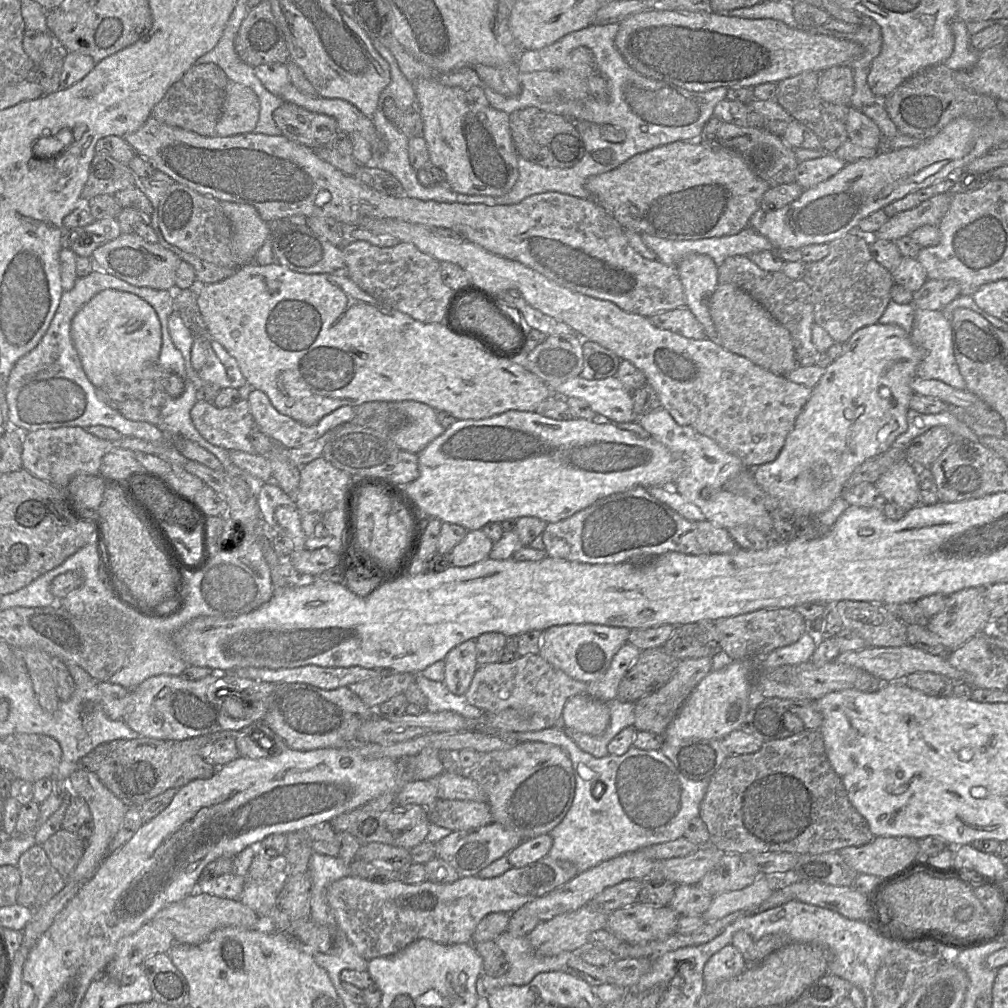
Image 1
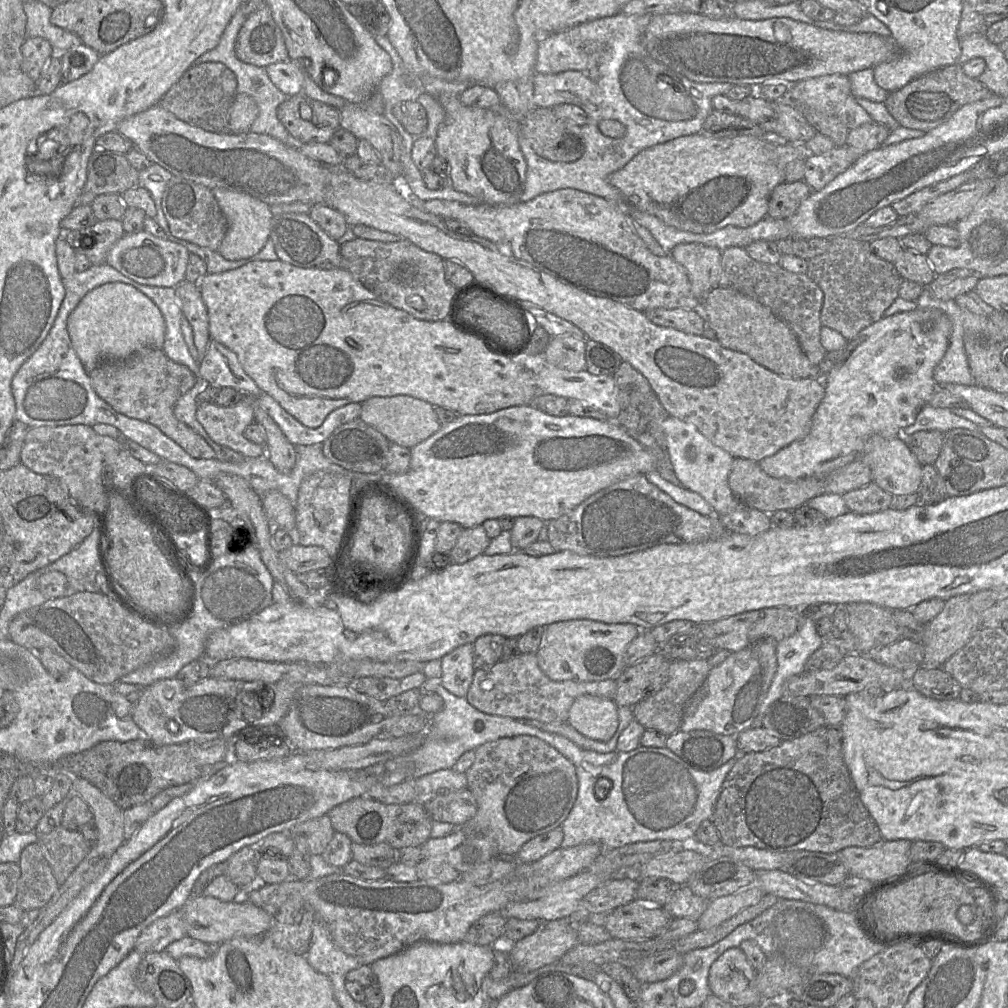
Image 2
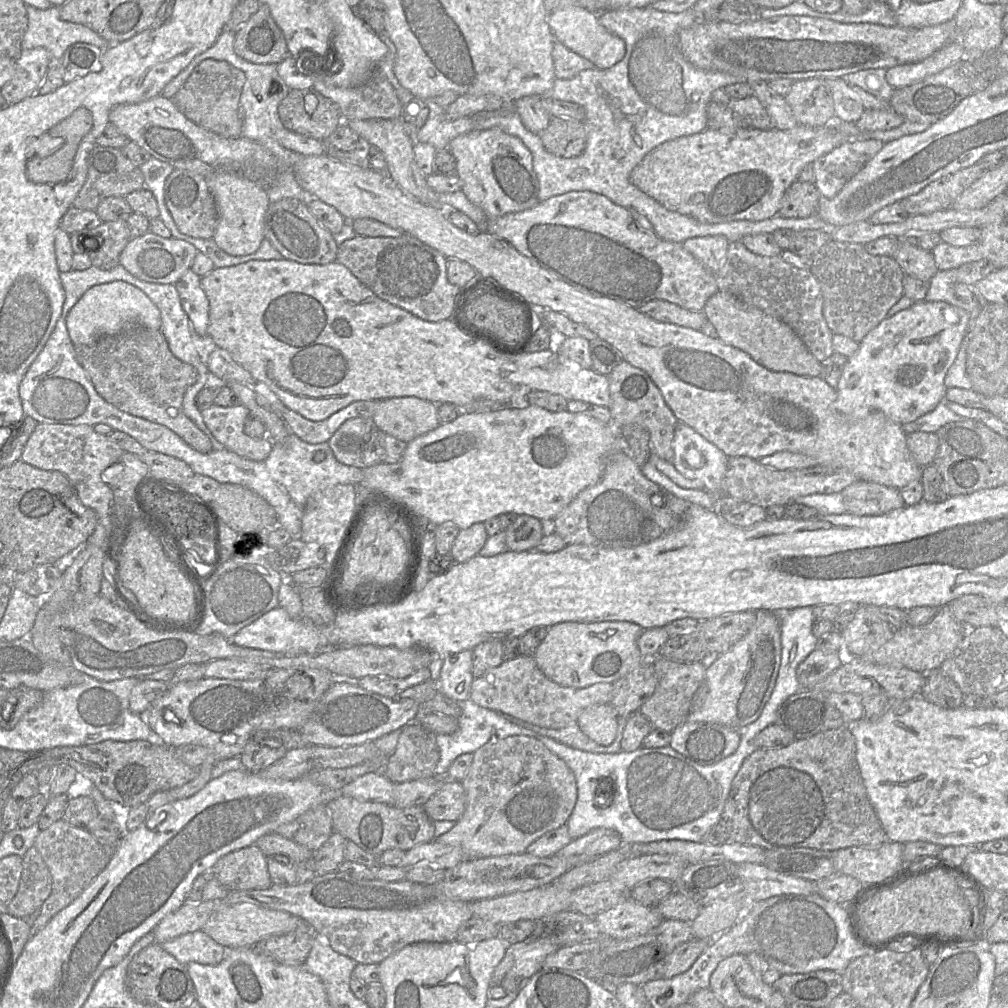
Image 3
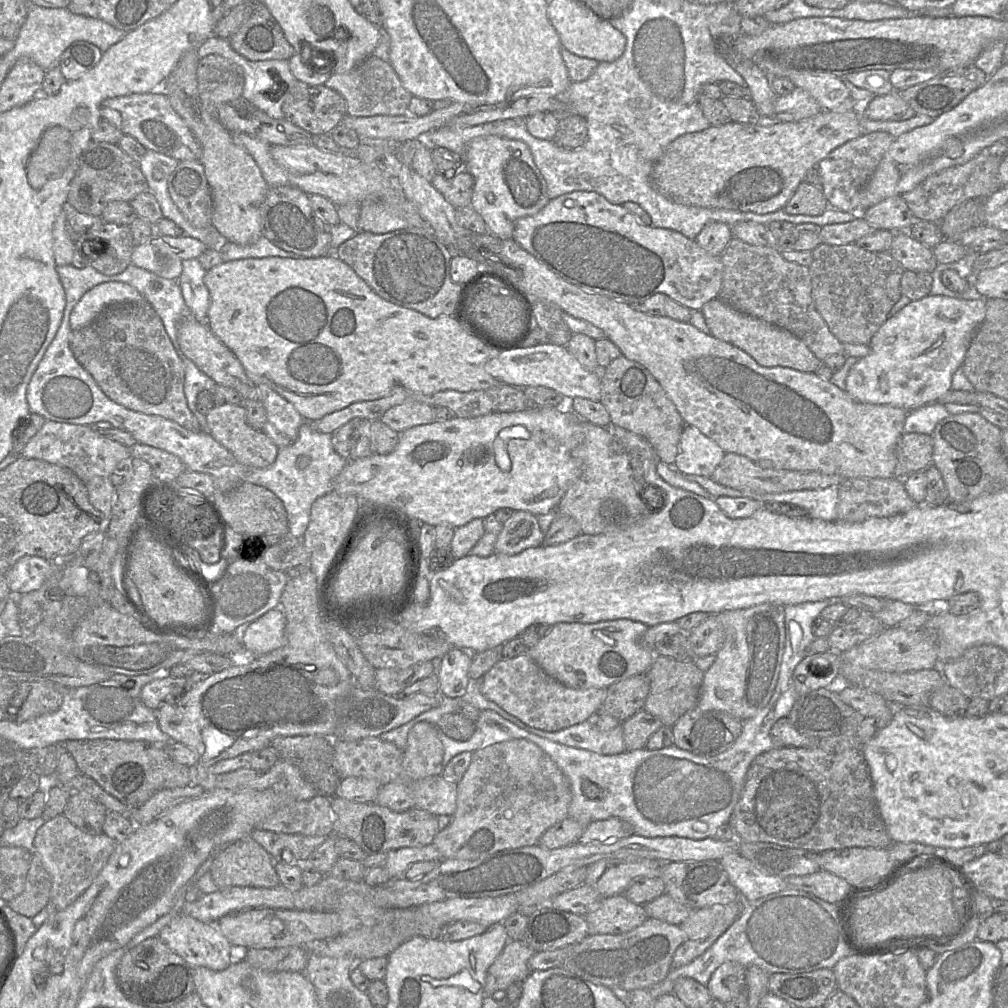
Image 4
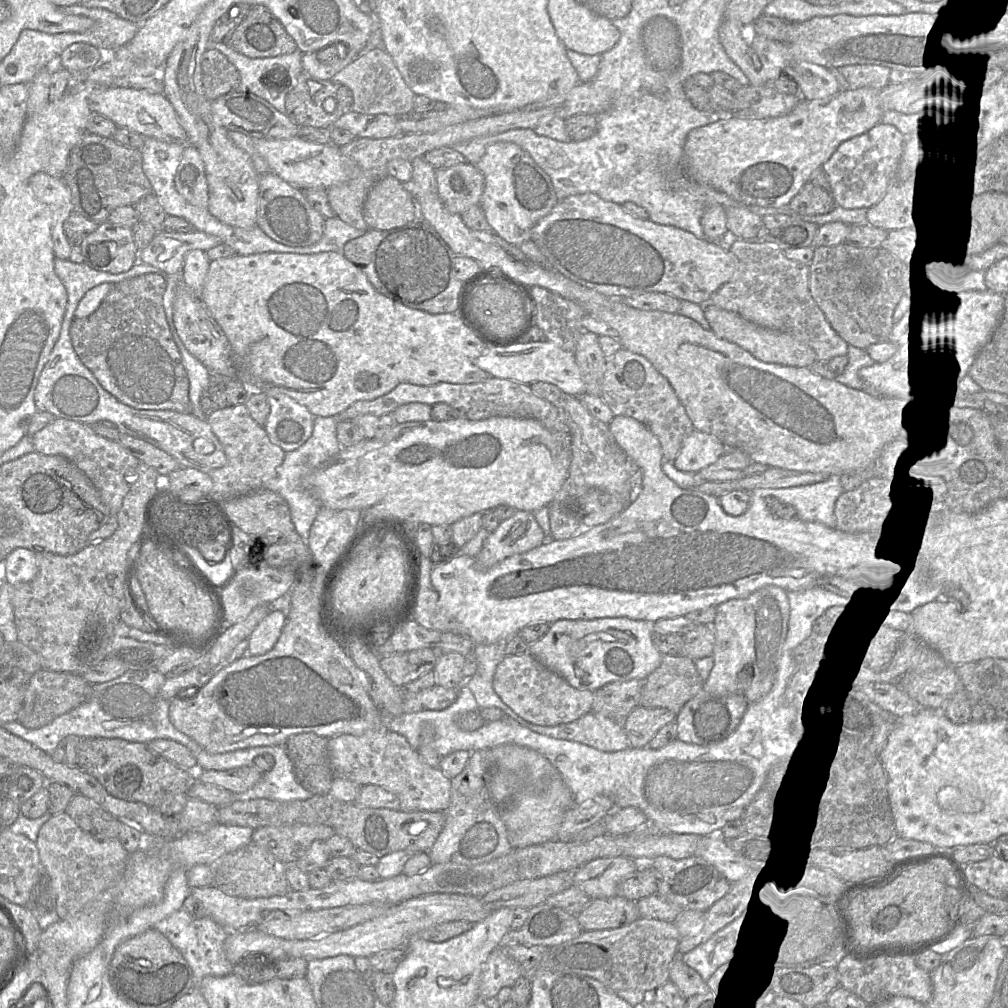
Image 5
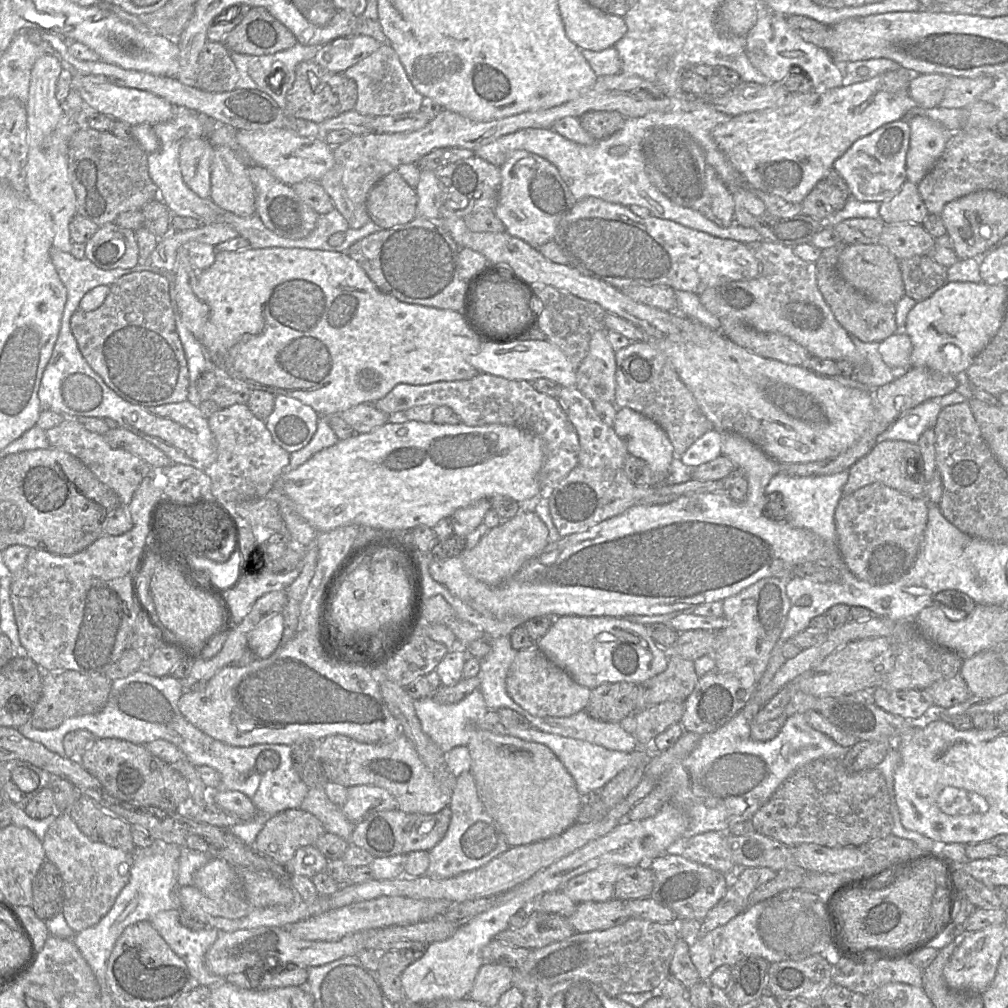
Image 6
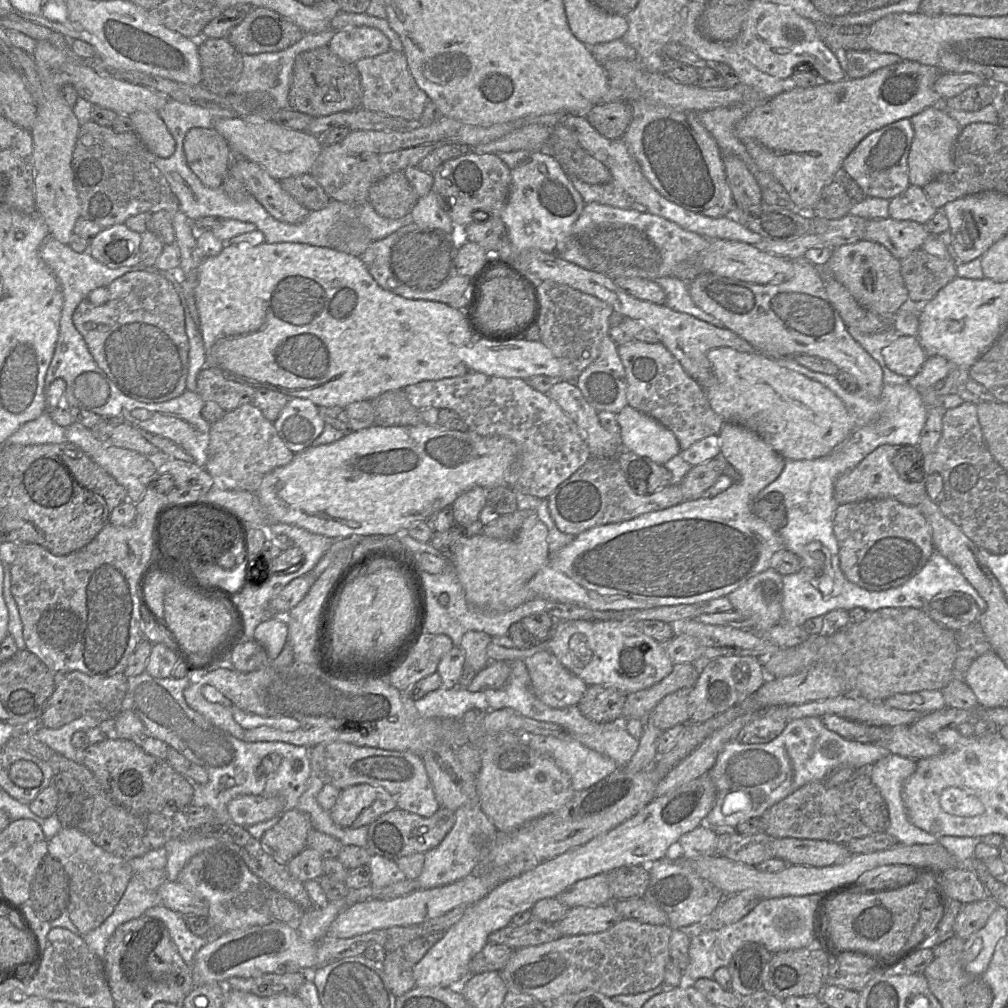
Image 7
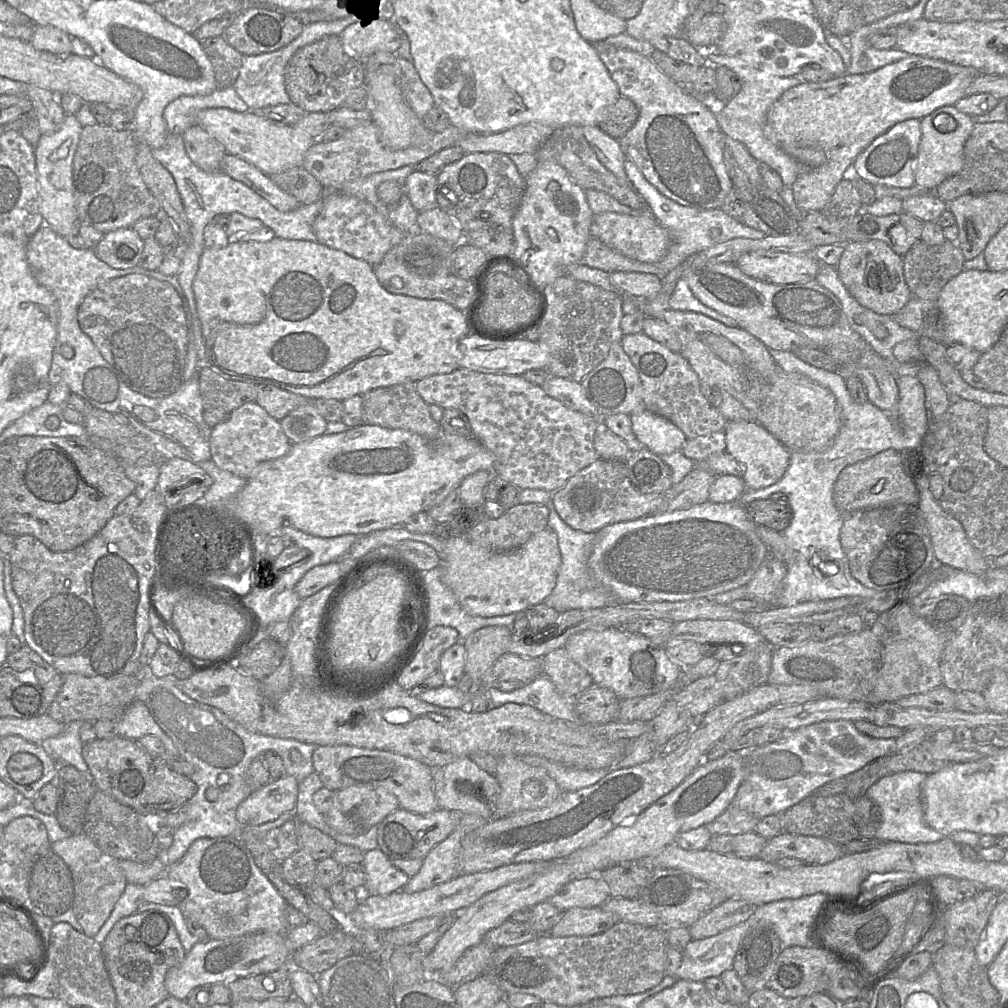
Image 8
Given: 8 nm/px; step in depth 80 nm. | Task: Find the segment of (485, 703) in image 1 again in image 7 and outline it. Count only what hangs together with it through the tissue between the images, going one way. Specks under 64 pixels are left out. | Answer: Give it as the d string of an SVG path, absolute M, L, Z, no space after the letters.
M548 650L525 658L531 689L545 705L564 708L577 705L588 685L568 671Z

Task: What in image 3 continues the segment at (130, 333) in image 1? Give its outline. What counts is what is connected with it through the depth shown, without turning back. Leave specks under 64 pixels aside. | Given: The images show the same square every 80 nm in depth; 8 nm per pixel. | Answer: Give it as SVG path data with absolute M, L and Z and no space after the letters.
M112 281L88 289L69 311L66 325L74 346L91 345L103 336L116 335L131 327L161 331L161 316L157 306L139 288Z

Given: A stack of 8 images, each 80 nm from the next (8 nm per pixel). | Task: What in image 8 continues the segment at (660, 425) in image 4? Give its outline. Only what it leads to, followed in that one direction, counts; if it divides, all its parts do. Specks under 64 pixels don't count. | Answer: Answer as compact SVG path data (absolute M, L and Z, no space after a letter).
M643 332L624 335L620 343L638 373L644 409L671 421L687 439L725 429L728 421L704 396L697 374L680 353L671 351Z

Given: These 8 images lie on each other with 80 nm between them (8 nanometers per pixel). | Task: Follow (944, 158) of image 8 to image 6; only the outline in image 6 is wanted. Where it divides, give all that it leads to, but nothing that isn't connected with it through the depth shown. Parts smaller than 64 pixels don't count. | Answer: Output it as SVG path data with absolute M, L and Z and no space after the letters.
M924 116L909 120L911 137L906 159L906 178L918 185L941 157L953 132Z

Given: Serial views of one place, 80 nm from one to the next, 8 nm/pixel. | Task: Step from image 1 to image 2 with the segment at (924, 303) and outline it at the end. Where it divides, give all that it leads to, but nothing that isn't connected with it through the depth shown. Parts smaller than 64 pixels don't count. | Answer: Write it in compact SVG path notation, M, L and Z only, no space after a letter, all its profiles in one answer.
M954 269L946 274L935 276L926 287L926 291L942 301L955 300L959 295L973 292L980 279L982 277L975 271Z

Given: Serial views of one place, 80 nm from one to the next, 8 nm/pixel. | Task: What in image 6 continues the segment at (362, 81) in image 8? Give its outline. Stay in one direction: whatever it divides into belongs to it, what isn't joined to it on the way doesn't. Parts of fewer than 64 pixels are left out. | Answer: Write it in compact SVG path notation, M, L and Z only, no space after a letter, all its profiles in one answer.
M314 60L304 61L296 67L294 84L286 96L285 112L288 116L313 121L317 124L353 110L357 101L357 84L343 73L326 70Z

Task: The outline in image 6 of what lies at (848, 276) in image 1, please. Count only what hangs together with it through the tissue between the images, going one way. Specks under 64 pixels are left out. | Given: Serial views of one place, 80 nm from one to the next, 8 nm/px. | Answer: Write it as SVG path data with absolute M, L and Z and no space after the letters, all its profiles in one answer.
M846 244L822 250L816 265L817 286L825 302L833 312L838 323L850 334L862 342L882 342L897 332L895 319L896 305L876 302L848 284L840 275L837 264Z

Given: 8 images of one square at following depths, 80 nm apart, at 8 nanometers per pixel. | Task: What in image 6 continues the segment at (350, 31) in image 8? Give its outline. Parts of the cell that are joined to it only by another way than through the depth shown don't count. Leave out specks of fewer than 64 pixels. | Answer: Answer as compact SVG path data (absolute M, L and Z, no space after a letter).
M363 34L339 37L322 45L313 60L328 71L343 73L381 45L375 38Z

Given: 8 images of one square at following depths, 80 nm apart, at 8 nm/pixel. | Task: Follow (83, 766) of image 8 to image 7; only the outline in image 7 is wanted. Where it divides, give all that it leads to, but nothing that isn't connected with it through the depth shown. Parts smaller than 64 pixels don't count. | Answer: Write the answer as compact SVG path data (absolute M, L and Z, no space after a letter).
M81 717L59 728L40 727L32 734L35 739L47 745L50 749L75 762L81 762L81 751L72 744L71 739L75 732L100 727L113 737L113 720L99 721L92 717Z

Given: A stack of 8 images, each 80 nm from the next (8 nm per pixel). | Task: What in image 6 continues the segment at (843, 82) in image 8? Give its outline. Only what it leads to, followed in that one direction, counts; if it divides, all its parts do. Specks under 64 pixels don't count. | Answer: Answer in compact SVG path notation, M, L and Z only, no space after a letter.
M906 68L897 71L887 71L868 81L854 83L846 86L842 85L838 88L833 88L822 93L818 93L815 91L810 91L808 93L803 94L788 93L788 96L786 97L784 102L774 108L744 113L730 117L727 122L716 126L712 130L712 137L715 143L717 144L719 150L724 154L724 156L727 158L730 164L738 171L738 173L745 179L745 188L750 189L752 191L760 191L765 194L778 196L789 203L800 205L804 198L815 187L815 185L819 181L825 179L829 171L833 169L835 160L841 157L856 140L871 134L876 129L887 123L897 121L903 118L906 119L906 115L908 114L908 112L913 107L916 107L916 103L910 97L908 92L909 82L911 81L911 79L909 78L909 72L915 71L908 70Z

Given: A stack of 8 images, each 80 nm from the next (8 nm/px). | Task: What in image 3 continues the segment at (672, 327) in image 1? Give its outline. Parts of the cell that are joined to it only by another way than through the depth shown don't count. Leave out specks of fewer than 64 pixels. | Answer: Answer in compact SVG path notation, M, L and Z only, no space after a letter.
M651 300L637 309L656 321L688 327L698 331L708 321L703 311L690 311L665 300Z

